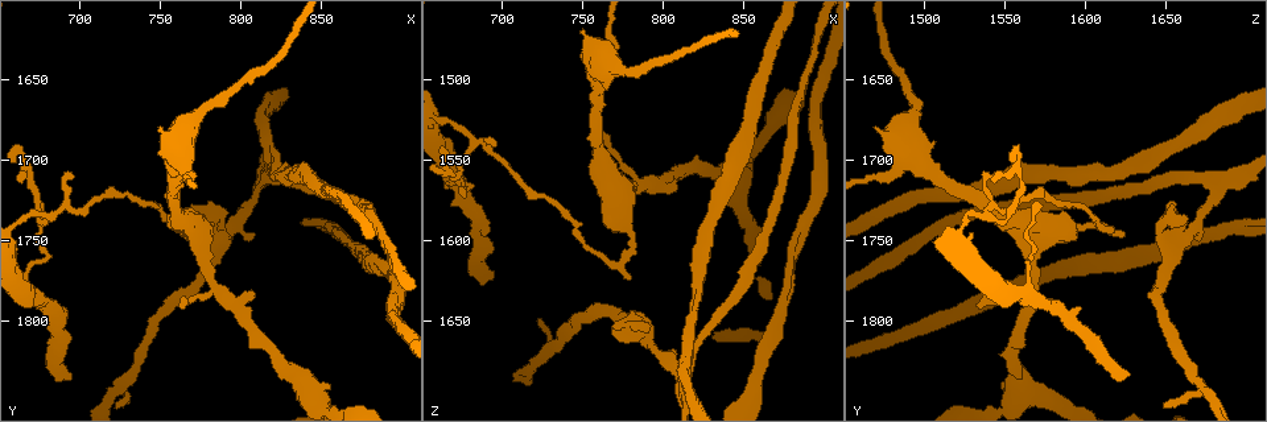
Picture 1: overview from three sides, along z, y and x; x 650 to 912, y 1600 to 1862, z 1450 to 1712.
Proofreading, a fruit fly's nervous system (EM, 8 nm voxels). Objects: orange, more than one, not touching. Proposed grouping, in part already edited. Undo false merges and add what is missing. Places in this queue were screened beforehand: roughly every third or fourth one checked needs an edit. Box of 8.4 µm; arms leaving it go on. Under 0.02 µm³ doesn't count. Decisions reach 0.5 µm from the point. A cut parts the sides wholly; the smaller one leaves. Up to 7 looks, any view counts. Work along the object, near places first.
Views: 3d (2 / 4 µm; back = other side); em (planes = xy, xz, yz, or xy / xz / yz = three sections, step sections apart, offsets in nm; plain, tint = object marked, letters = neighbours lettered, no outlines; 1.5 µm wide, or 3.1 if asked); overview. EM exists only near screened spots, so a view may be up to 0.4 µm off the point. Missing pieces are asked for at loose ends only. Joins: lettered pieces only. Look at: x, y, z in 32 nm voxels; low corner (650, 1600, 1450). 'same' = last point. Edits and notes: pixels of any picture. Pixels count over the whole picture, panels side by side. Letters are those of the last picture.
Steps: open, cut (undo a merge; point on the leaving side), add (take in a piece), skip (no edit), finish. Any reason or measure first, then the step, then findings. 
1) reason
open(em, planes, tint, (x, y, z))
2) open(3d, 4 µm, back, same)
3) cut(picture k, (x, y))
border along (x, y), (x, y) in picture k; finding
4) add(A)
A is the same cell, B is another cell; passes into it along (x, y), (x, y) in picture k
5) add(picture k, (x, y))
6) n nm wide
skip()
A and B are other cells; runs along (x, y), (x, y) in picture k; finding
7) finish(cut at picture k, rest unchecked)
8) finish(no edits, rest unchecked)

free end
open(em, planes, plain, (696, 1838, 1622))

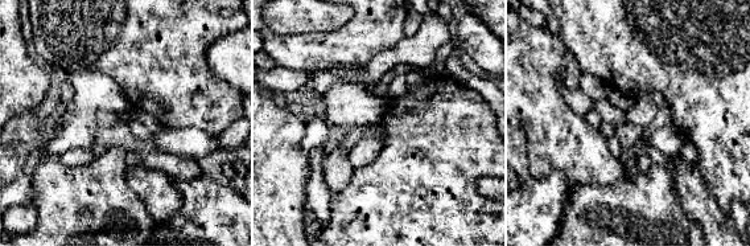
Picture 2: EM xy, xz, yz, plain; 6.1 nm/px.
see the neighbours
open(em, planes, letters, same)

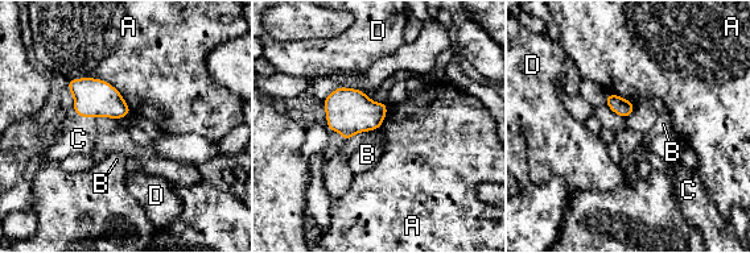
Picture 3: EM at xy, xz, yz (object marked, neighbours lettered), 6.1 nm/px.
add(C)
C is the same cell, A, B and D are other cells; passes into it along (93, 98), (85, 116), (78, 139) in picture 3; it goes on there

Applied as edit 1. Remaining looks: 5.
thick turns thin
open(em, yz, step 4, tint, (810, 1718, 1682))

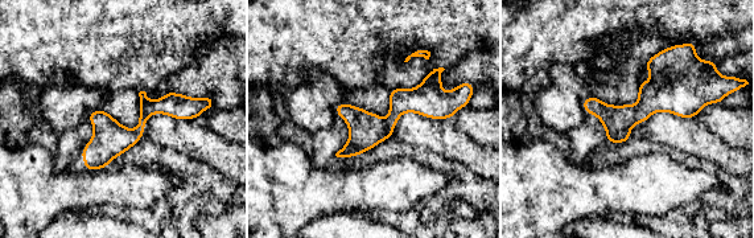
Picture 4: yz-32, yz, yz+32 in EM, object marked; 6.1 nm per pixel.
cut it another way
open(em, planes, tint, same)

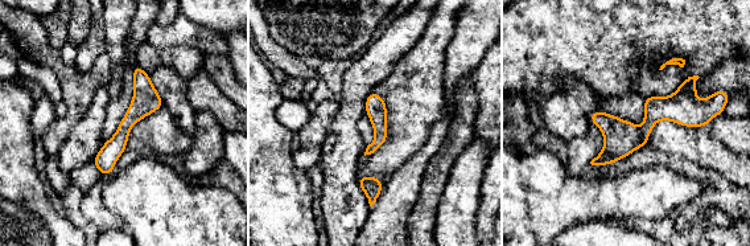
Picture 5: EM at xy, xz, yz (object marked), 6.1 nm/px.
what lies round it
open(em, planes, letters, same)

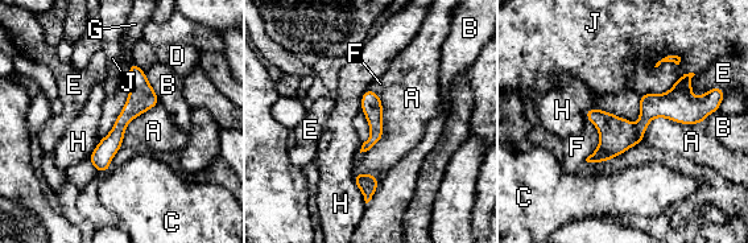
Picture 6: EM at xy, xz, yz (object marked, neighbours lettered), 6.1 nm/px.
130 nm wide; A touches over 380 nm
skip()
A, B, C, D, E, F, G, H and J are other cells; one neuron here

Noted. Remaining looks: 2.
finish(add at picture 3, rest unchecked)

